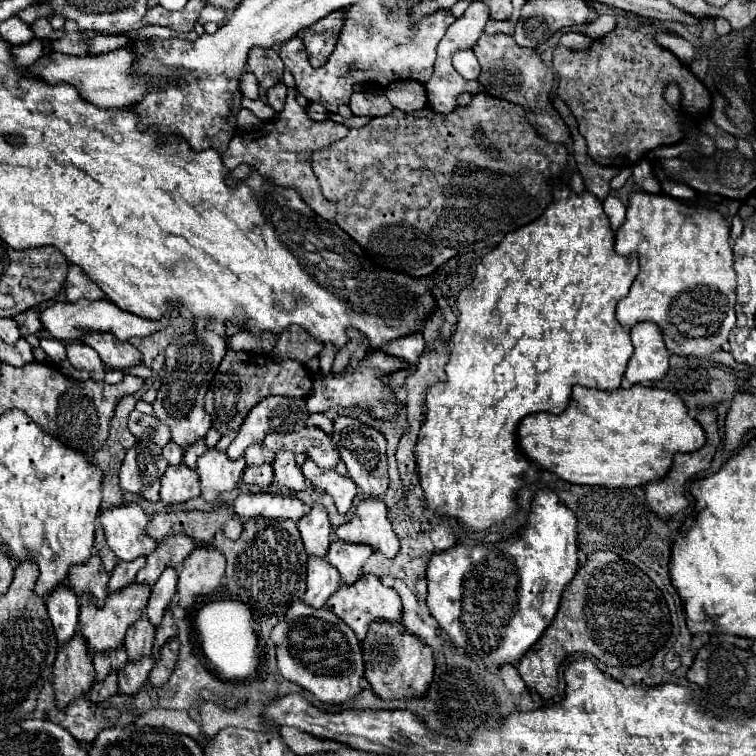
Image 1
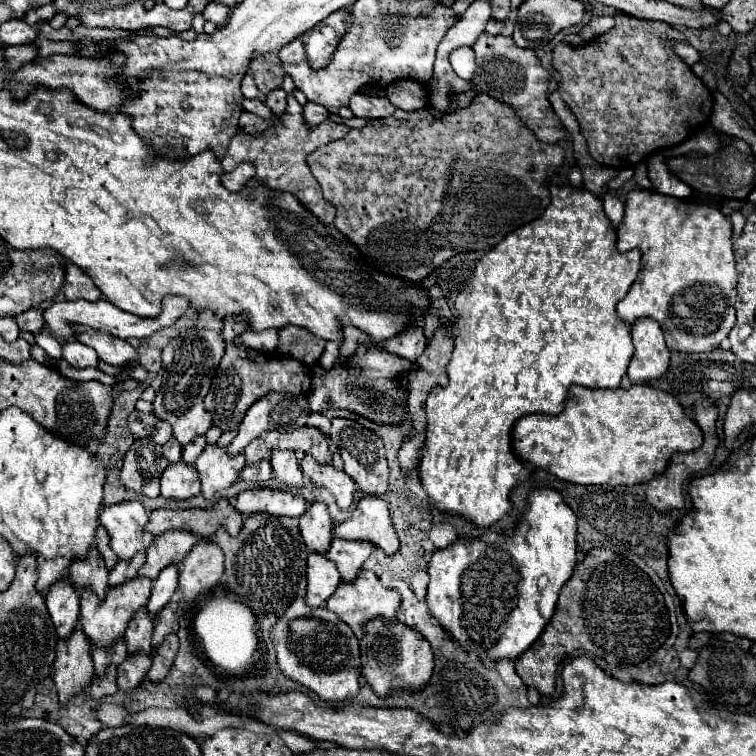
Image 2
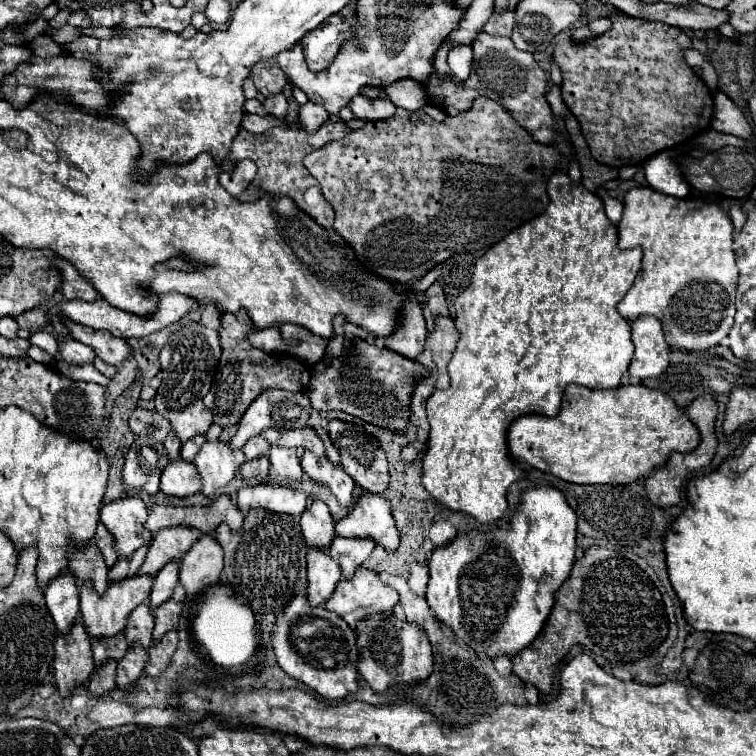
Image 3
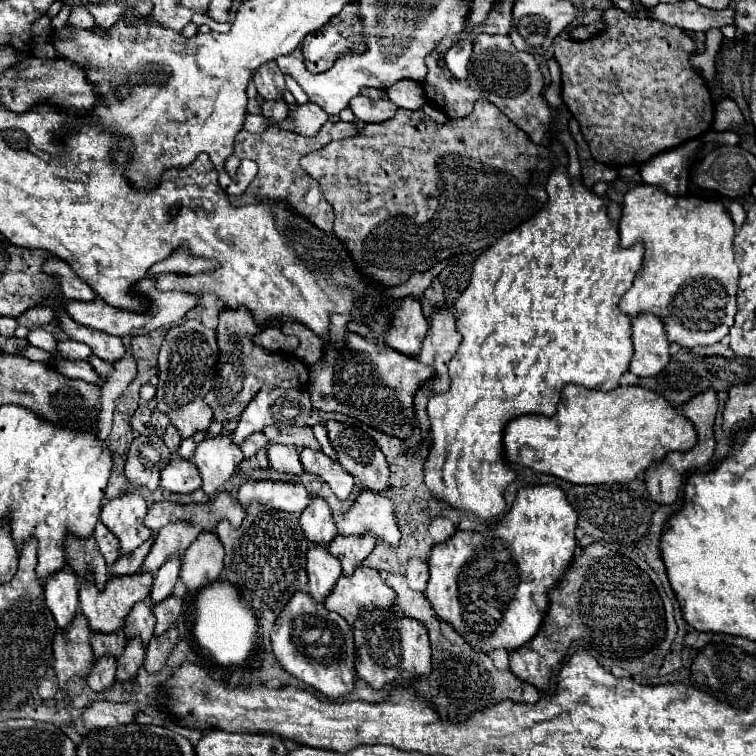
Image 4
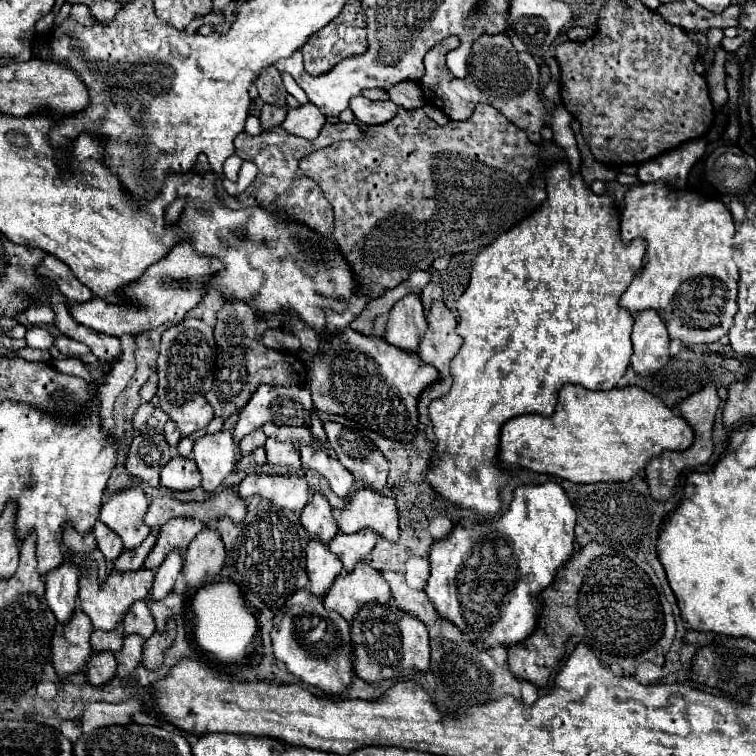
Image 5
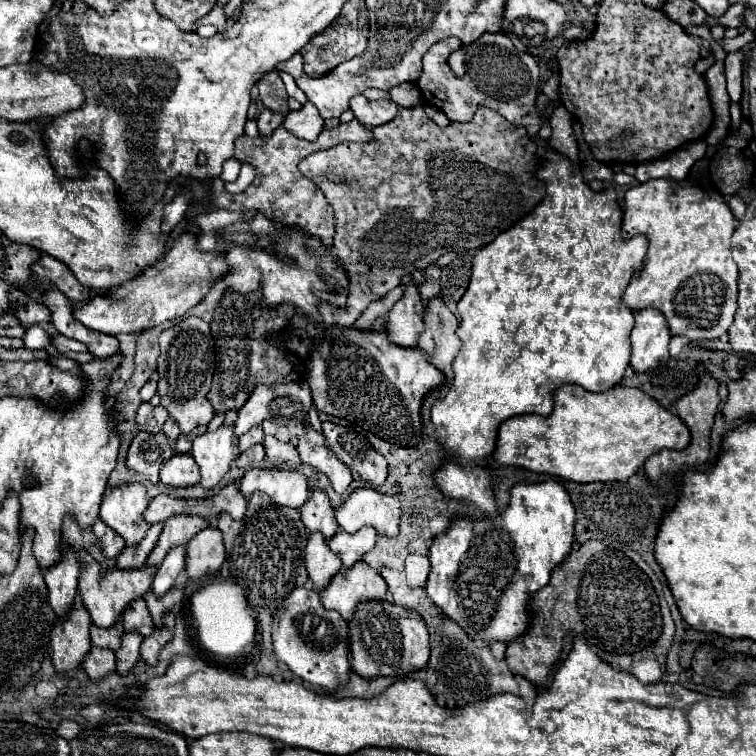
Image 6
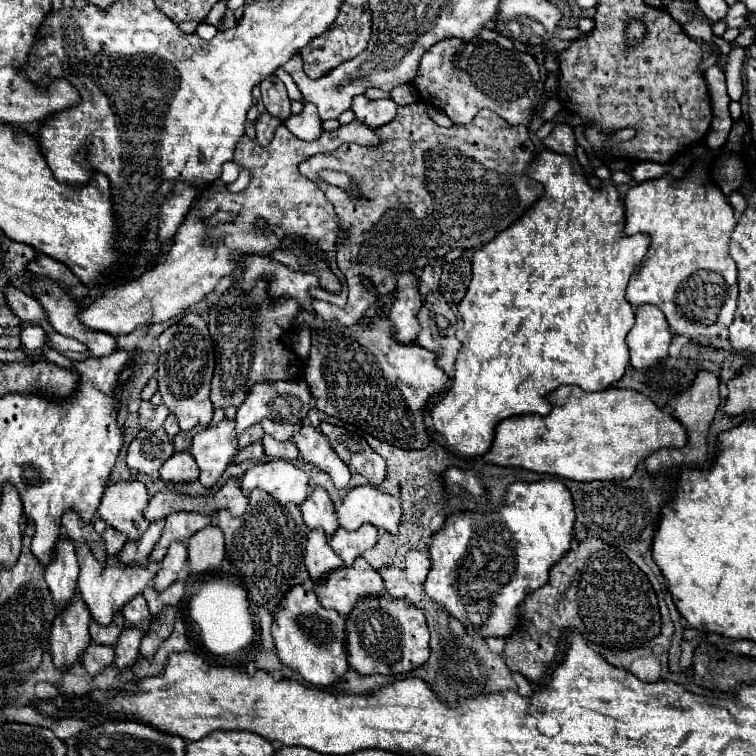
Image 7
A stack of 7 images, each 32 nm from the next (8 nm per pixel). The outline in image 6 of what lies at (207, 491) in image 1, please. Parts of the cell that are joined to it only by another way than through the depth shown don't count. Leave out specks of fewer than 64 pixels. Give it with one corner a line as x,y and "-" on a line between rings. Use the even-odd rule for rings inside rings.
222,426
216,432
196,436
192,456
202,474
202,488
214,490
224,474
230,470
232,462
240,456
238,440
234,438
232,426

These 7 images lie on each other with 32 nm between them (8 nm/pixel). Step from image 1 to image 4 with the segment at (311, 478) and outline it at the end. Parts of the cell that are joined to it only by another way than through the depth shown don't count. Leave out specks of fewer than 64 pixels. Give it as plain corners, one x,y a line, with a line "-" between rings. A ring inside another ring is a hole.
310,448
302,450
300,460
302,460
304,472
326,482
332,488
332,492
338,496
338,500
344,502
350,498
350,492
354,488
354,478
338,462
330,460
322,452
312,452

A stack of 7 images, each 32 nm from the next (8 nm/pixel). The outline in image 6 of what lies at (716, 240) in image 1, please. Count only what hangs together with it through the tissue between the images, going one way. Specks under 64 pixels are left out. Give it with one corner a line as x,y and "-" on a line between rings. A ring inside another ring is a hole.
650,180
638,184
626,192
624,198
624,220
622,220
622,236
646,236
650,246
644,258
644,266
640,278
632,278
628,284
622,302
638,312
642,308
656,308
664,314
670,334
682,336
690,344
702,340
718,340
728,332
732,318
736,314
736,296
738,296
738,268
732,260
730,238
734,234
736,220
718,192
706,194
702,188
684,182
676,184
672,180

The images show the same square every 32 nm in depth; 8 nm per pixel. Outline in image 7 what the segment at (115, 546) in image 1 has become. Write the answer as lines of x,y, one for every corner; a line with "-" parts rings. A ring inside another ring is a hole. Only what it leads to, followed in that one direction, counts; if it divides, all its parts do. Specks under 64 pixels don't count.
120,482
110,484
104,490
98,506
98,516
118,532
124,532
128,542
142,536
148,528
142,510
148,504
148,492
142,482

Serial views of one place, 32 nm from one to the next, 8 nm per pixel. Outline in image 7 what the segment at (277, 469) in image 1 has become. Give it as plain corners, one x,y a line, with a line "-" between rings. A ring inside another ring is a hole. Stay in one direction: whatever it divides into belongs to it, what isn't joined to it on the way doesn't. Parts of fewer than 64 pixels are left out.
264,436
262,446
270,460
288,460
292,464
298,460
298,448
294,442
278,442
272,436

